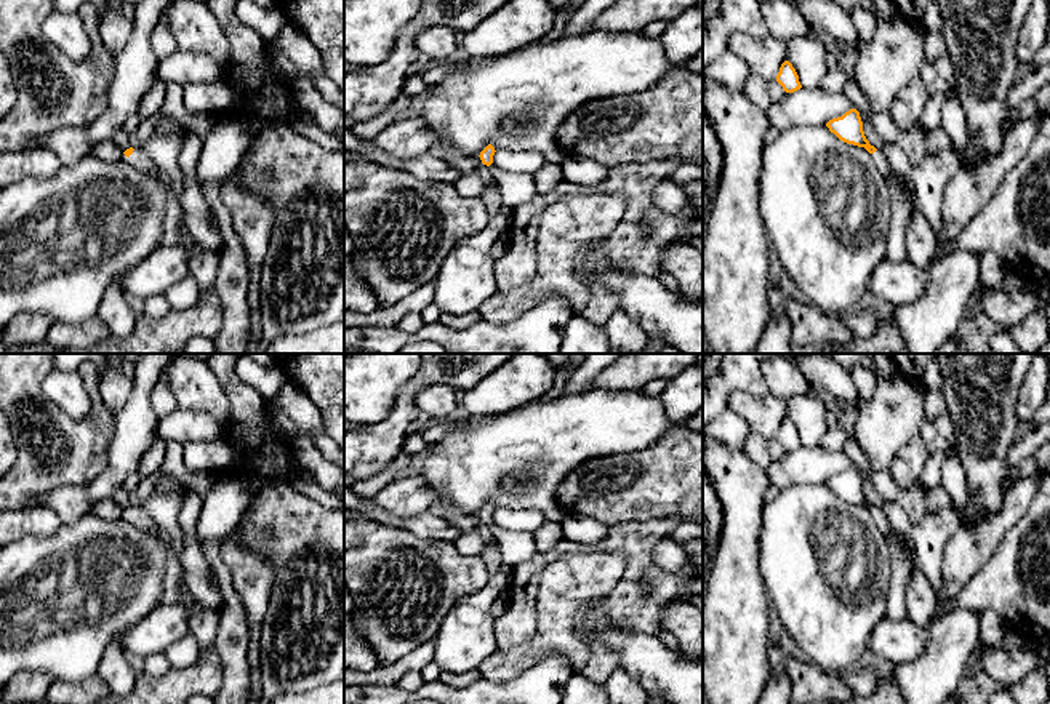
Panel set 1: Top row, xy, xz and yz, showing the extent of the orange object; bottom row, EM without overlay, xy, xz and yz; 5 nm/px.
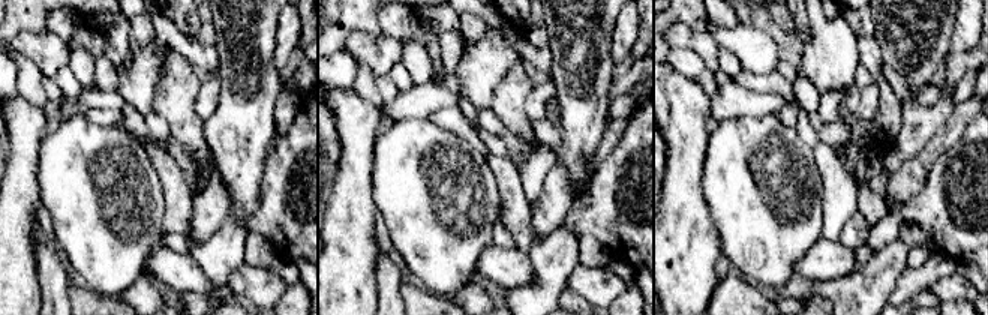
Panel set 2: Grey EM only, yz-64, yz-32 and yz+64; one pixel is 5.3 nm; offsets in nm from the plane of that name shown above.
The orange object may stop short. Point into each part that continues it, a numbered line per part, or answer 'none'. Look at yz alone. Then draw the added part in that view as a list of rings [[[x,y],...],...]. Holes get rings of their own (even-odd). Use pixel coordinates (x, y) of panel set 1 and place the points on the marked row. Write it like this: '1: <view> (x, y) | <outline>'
1: yz (901, 205) | [[[876,150],[872,157],[890,189],[892,197],[892,218],[887,237],[887,258],[893,261],[908,261],[904,235],[914,211],[912,200],[909,198],[909,194],[906,192],[903,182],[892,176],[892,166],[888,160],[879,150]]]

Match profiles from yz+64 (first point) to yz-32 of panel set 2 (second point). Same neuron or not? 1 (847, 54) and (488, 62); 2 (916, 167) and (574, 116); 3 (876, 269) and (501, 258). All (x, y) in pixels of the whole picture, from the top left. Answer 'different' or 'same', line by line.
1: same
2: different
3: different

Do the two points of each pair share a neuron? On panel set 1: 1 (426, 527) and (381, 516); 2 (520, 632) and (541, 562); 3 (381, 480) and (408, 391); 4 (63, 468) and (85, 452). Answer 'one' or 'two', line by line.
1: one
2: one
3: two
4: one

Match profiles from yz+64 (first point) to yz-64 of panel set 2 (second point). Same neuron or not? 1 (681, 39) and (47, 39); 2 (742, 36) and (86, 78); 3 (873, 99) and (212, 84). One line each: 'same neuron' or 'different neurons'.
1: same neuron
2: same neuron
3: same neuron

